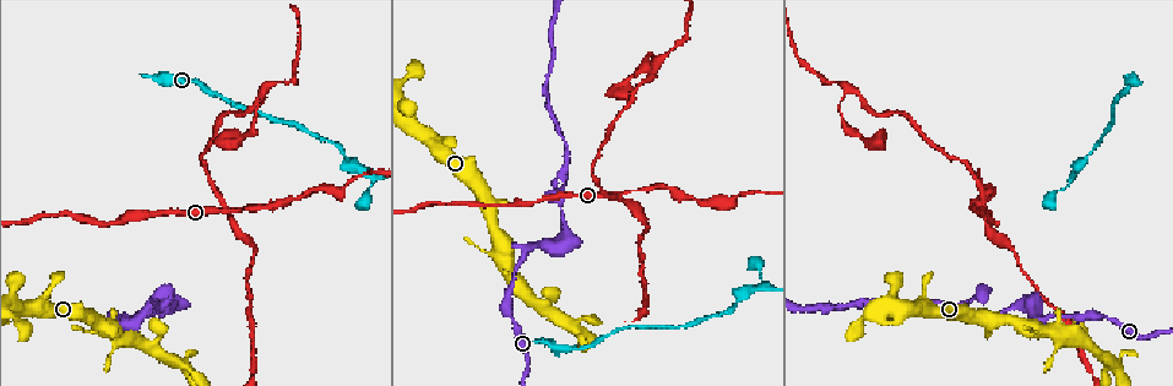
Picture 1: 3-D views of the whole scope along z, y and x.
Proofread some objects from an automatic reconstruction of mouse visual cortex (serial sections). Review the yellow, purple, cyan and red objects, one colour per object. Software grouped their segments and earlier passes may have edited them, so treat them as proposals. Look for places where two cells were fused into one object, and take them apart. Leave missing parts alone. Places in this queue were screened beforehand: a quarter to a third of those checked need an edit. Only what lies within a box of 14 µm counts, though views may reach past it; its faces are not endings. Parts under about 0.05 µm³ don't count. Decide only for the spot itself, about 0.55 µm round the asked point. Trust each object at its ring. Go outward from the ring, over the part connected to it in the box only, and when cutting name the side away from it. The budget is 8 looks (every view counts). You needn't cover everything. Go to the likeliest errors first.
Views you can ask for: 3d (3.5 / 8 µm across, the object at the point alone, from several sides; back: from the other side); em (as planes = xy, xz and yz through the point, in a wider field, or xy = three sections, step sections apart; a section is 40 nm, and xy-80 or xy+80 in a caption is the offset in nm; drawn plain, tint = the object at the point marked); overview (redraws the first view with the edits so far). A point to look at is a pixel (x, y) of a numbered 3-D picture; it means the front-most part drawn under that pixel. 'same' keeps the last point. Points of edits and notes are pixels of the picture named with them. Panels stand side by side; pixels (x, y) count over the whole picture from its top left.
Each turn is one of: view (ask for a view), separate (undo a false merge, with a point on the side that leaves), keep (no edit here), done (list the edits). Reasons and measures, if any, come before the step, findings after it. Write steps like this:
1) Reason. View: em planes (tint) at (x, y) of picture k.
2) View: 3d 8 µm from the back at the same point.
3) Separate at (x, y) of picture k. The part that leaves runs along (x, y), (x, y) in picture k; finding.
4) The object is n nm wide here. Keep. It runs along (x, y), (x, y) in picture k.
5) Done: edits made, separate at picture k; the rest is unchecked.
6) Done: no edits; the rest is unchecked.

Sharp bend. View: 3d 3.5 µm from the back at (223, 209) of picture 1.

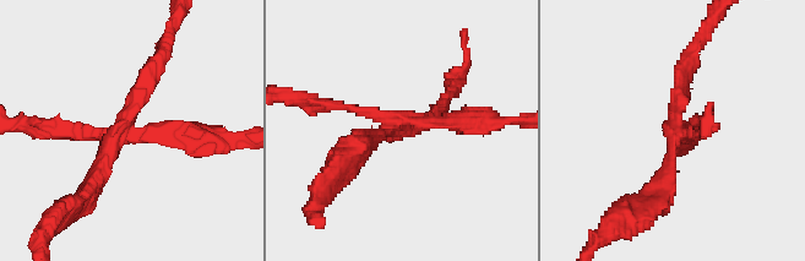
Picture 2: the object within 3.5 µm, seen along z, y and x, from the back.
4 arms meet here; the arms are 150, 200, 200, 300 nm wide. View: em xy step 1 (tint) at (685, 133) of picture 2.

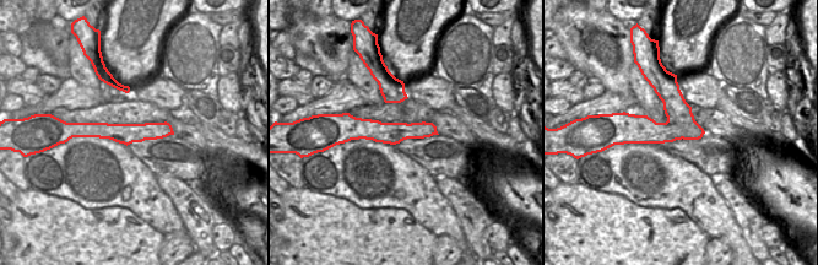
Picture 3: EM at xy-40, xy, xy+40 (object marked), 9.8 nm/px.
Another direction. View: em xy step 2 (tint) at the same point.

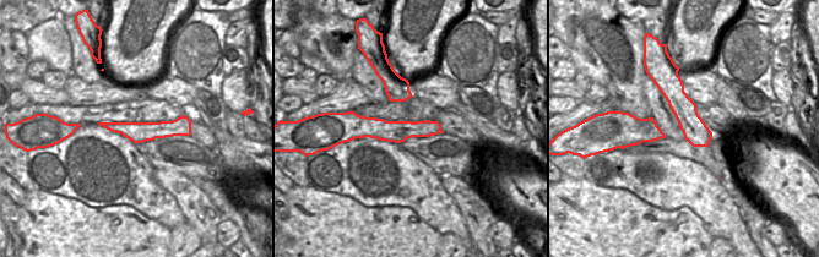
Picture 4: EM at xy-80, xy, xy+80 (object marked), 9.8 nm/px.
Separate at (137, 87) of picture 2. The part that leaves runs along (123, 129), (172, 27) in picture 2; two cells meet here.

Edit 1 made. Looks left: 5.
Thin arm on a thick one. View: 3d 3.5 µm at (1074, 174) of picture 1.

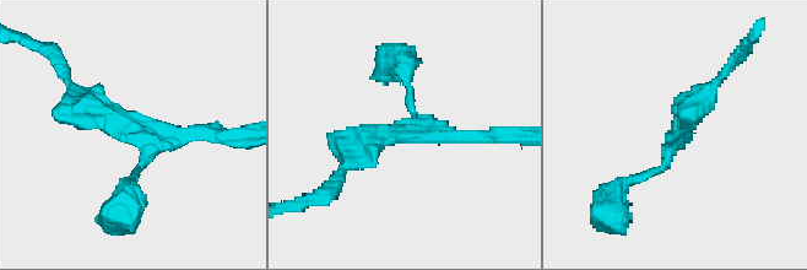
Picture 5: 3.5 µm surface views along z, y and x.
3 arms meet here; the arms are 100, 150, 300 nm wide; shape alone is not enough. View: em xy step 3 (tint) at (412, 129) of picture 5.

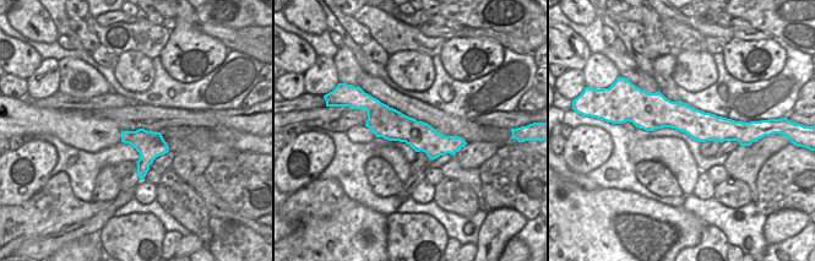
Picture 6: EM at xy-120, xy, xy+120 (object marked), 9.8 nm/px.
Another direction. View: em xy step 5 (tint) at the same point.

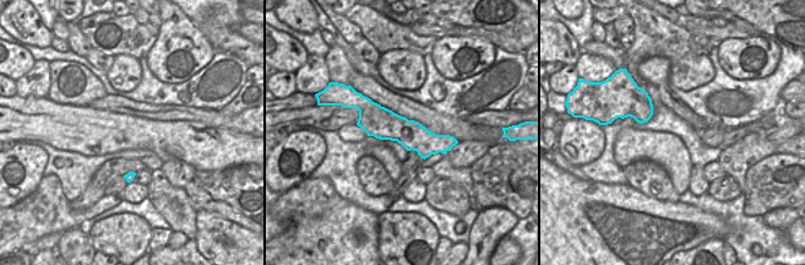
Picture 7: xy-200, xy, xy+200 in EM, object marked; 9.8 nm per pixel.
The object is 320 nm wide here. Keep. It runs along (357, 104), (424, 142), (452, 142) in picture 7; all the same cell.

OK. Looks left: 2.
Sharp bend. View: 3d 3.5 µm at (561, 248) of picture 1.

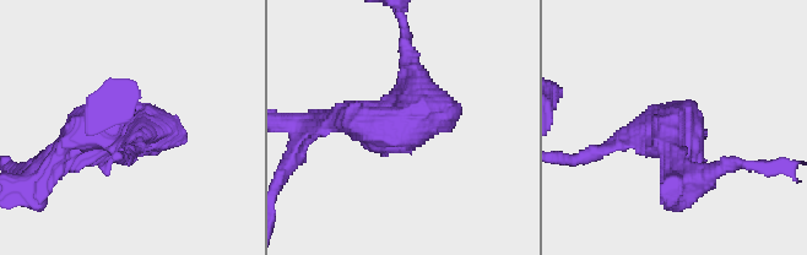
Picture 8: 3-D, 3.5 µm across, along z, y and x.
View: em xy step 2 (tint) at (125, 126) of picture 8.

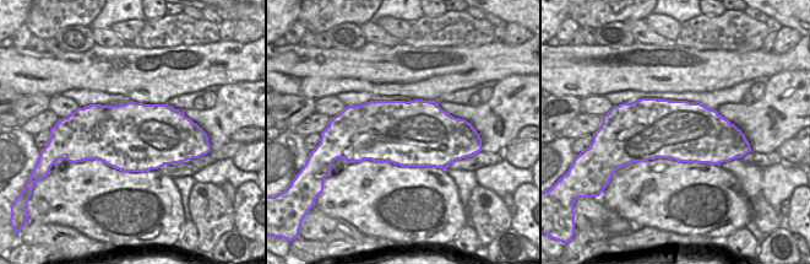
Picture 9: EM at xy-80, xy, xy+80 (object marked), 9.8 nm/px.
Keep. It runs along (344, 120), (411, 118), (404, 36) in picture 8; continuous, no second cell.

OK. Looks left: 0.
Done: edits made, separate at picture 2; the rest is unchecked.

